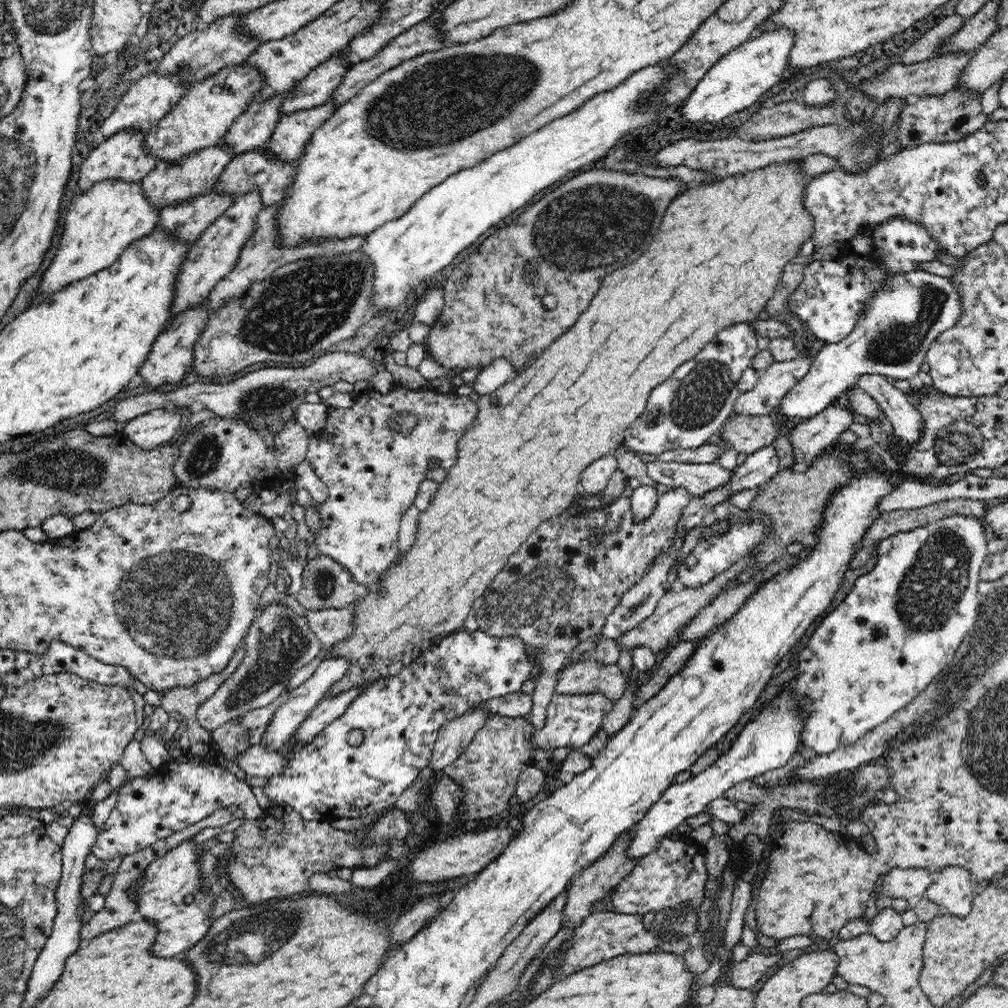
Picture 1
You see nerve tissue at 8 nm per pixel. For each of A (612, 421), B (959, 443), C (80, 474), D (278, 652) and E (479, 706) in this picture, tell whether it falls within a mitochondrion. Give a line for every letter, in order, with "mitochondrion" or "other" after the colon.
A: other
B: mitochondrion
C: mitochondrion
D: mitochondrion
E: other

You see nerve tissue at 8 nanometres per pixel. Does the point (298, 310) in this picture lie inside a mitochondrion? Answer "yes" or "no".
yes

